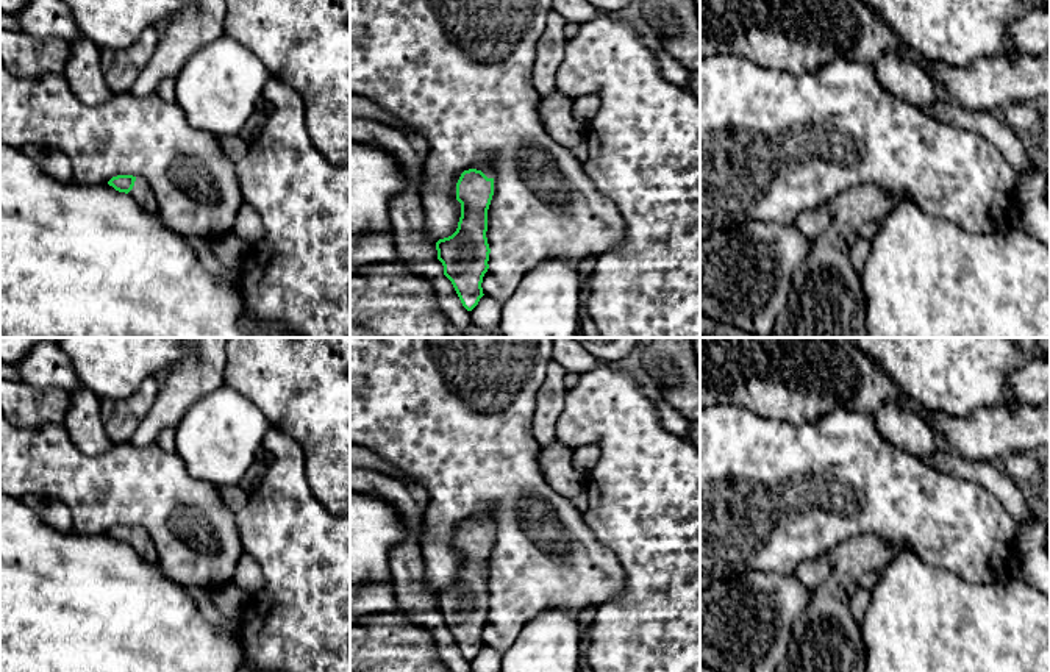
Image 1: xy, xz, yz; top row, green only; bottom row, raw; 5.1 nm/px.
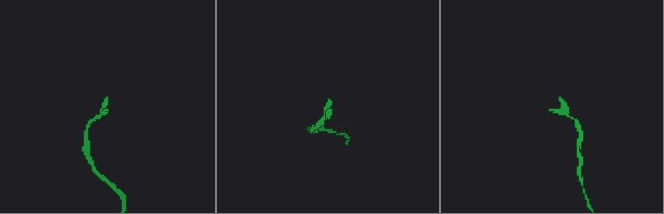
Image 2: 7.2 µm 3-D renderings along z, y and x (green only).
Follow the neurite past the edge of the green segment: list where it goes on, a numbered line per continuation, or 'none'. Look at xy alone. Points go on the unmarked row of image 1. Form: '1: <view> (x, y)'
1: xy (141, 543)

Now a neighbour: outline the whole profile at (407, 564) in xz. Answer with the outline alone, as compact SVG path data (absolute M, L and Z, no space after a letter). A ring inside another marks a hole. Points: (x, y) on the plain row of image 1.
M350 469L350 486L370 494L380 491L386 502L398 508L406 538L389 553L397 609L412 617L438 608L436 594L425 583L425 563L419 544L425 509L416 503L405 483L370 469Z

